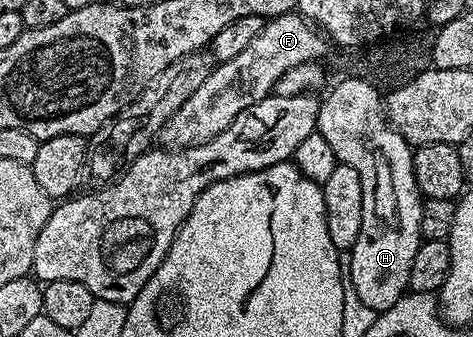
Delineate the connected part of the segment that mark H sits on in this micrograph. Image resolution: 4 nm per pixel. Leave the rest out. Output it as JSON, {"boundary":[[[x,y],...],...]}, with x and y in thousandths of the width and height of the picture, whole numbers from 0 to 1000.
{"boundary":[[[723,231],[723,246],[698,255],[677,297],[670,383],[700,427],[715,484],[742,490],[767,537],[767,668],[759,680],[759,715],[751,715],[742,757],[742,798],[734,819],[736,849],[757,875],[759,893],[793,926],[816,923],[865,864],[869,774],[886,751],[890,703],[890,617],[894,582],[882,558],[873,499],[875,439],[844,398],[818,350],[818,318],[799,261],[776,240]]]}

